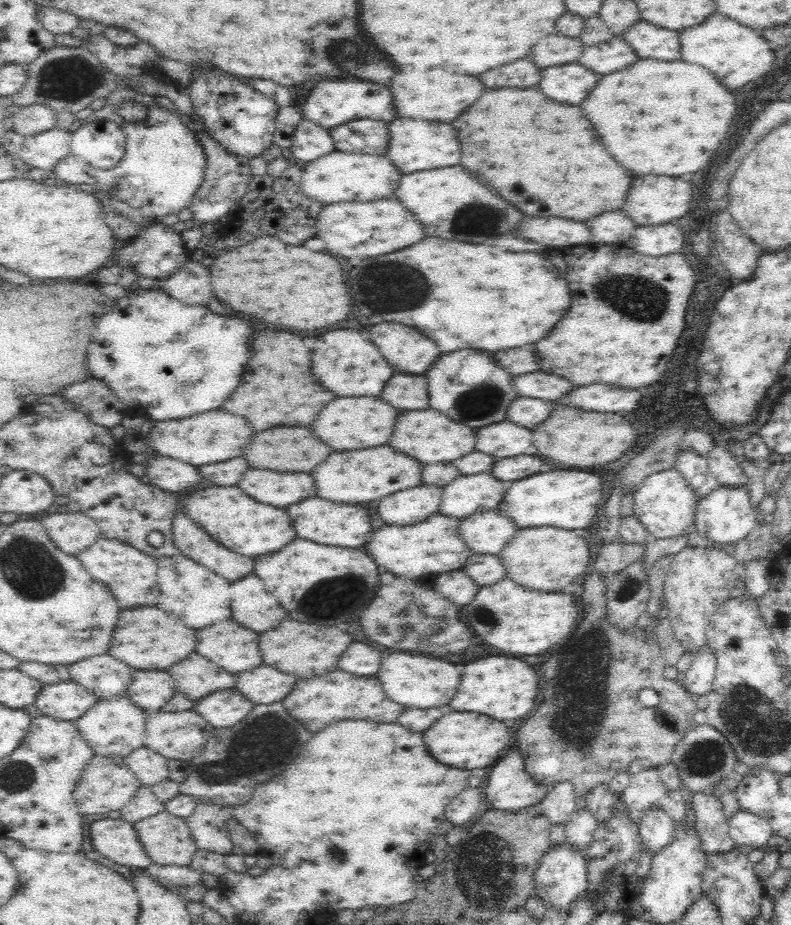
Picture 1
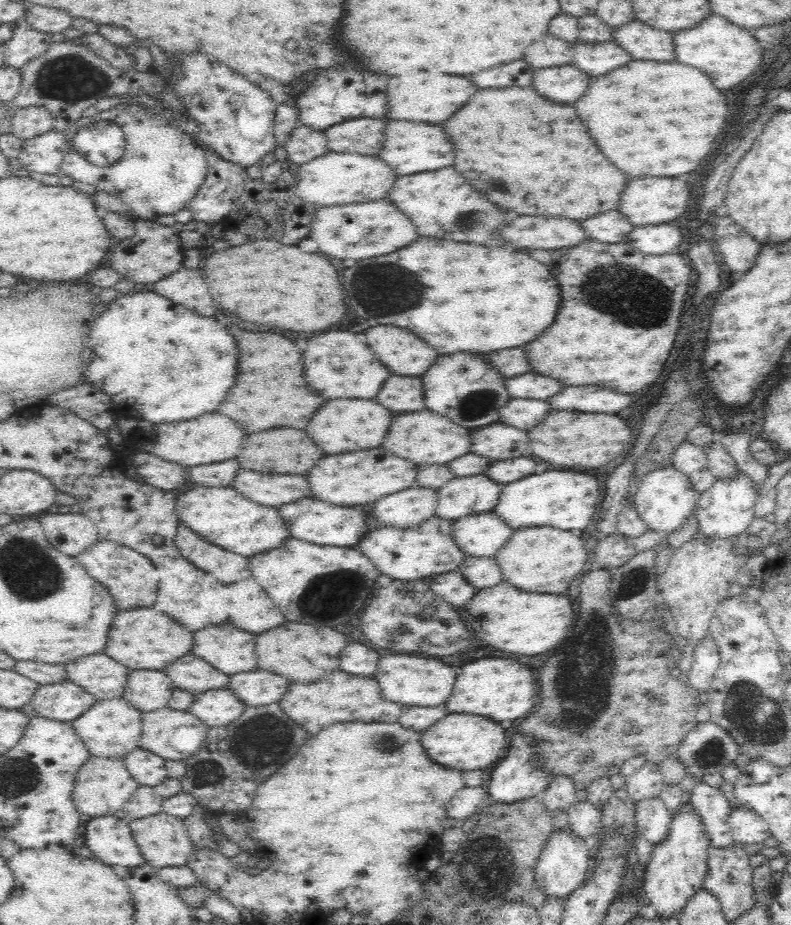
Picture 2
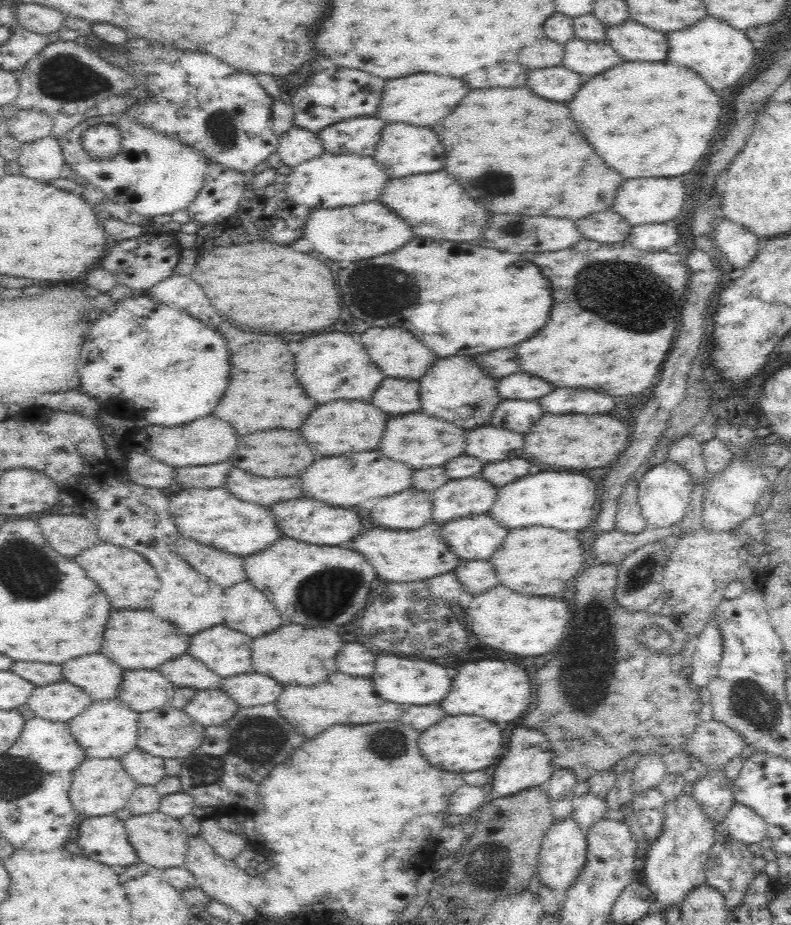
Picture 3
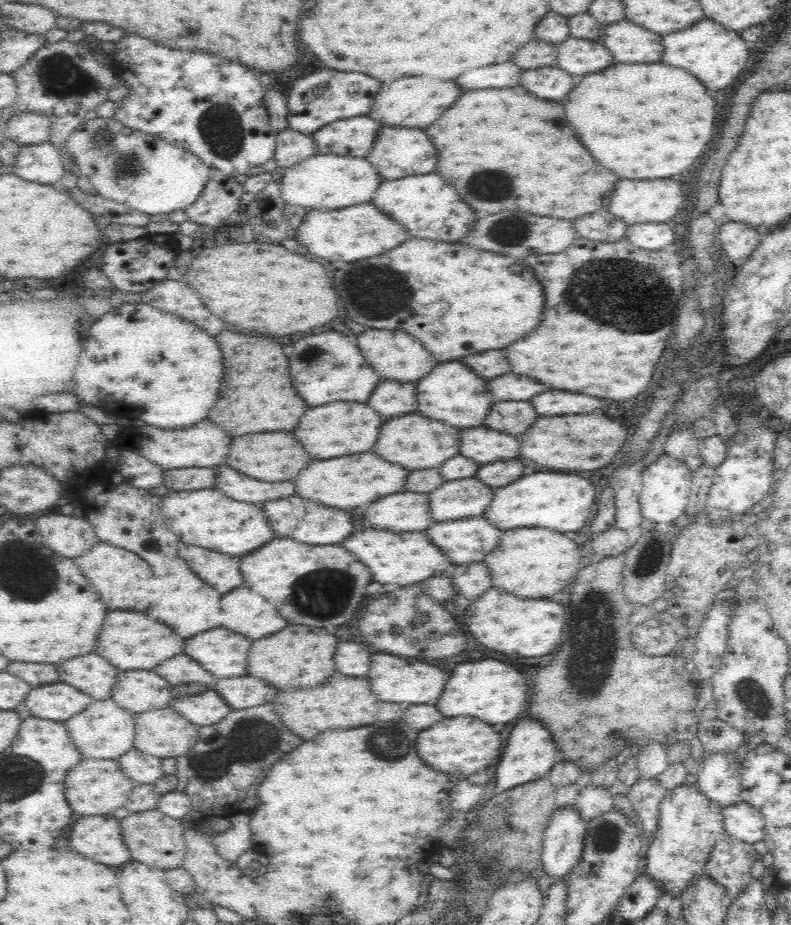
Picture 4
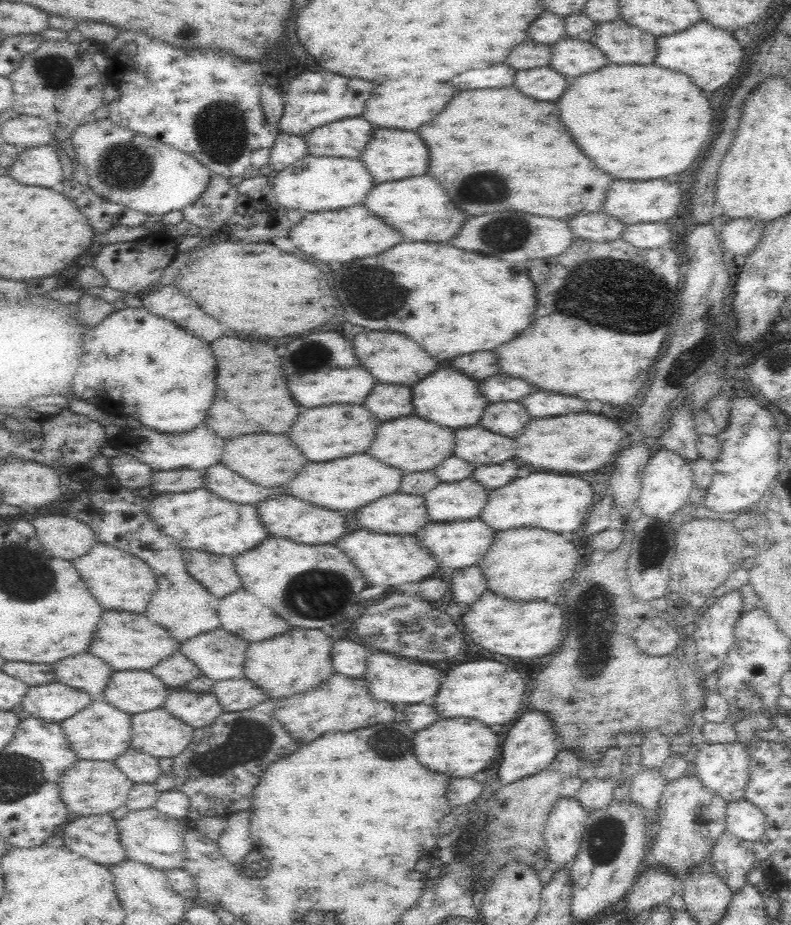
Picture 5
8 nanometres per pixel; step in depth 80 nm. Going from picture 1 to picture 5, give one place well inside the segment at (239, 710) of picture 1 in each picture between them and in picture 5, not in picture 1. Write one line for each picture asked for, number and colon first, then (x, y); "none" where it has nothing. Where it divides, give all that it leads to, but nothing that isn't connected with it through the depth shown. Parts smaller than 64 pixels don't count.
2: (218, 707)
3: (211, 707)
4: (202, 709)
5: (196, 710)

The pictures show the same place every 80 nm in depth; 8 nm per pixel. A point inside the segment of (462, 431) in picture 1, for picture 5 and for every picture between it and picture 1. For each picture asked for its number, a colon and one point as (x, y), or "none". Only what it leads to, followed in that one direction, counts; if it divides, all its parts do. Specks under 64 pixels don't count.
2: (422, 437)
3: (419, 440)
4: (415, 442)
5: (413, 444)

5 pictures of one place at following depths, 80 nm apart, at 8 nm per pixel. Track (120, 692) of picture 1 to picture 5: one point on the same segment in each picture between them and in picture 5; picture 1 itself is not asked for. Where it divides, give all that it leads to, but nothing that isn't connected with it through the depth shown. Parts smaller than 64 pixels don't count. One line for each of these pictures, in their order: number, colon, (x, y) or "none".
2: (100, 676)
3: (97, 675)
4: (93, 675)
5: (85, 672)

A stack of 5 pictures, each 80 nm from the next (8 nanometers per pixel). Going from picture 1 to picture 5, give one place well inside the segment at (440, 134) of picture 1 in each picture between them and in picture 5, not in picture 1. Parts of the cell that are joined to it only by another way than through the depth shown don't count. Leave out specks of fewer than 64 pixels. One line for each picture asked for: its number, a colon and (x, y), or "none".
2: (408, 148)
3: (403, 150)
4: (398, 152)
5: (389, 155)

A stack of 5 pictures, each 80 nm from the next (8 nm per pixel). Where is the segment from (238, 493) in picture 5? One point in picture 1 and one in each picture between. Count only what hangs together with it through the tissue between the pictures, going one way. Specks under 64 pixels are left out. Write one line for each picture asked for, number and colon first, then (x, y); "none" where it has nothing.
1: (279, 490)
2: (271, 491)
3: (262, 491)
4: (235, 485)

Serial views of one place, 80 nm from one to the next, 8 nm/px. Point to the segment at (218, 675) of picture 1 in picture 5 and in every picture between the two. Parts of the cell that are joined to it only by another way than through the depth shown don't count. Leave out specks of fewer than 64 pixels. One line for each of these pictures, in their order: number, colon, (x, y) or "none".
2: (189, 673)
3: (184, 671)
4: (179, 670)
5: (175, 671)

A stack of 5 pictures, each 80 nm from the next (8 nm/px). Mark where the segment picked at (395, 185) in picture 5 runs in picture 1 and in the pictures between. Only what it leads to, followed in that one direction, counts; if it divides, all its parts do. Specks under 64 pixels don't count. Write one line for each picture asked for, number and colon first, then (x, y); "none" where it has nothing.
1: (452, 204)
2: (432, 200)
3: (433, 205)
4: (428, 207)

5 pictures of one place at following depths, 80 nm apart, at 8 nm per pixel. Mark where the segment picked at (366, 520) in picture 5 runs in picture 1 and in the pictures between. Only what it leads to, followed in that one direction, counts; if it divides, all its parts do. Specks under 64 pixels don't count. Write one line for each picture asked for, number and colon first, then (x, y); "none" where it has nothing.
1: (410, 506)
2: (412, 507)
3: (407, 510)
4: (408, 512)

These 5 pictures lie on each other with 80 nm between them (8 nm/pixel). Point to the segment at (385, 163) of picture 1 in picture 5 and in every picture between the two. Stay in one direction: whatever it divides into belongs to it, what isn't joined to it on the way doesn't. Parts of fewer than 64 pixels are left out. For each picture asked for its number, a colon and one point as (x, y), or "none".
2: (332, 178)
3: (329, 180)
4: (330, 182)
5: (315, 184)

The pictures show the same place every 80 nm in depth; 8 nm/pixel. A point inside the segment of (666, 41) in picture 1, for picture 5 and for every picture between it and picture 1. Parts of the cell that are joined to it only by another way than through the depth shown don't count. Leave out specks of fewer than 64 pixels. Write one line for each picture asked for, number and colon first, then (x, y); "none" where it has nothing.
2: (642, 42)
3: (632, 41)
4: (626, 42)
5: (621, 43)

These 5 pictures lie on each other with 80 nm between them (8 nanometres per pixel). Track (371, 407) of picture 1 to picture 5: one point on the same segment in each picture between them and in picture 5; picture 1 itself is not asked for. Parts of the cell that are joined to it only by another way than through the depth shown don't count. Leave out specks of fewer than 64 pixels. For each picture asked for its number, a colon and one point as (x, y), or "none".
2: (339, 426)
3: (344, 426)
4: (340, 429)
5: (326, 433)

